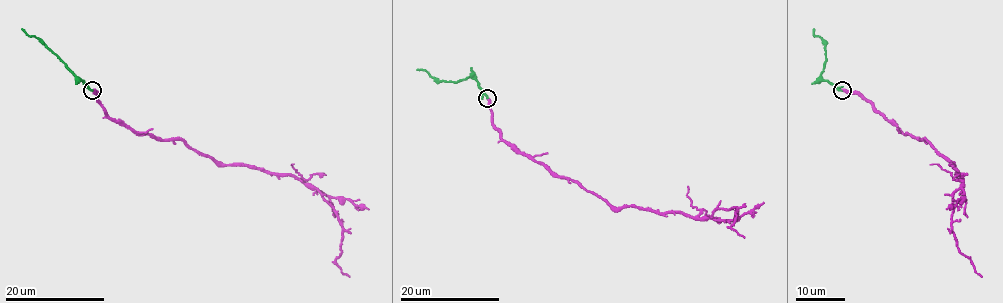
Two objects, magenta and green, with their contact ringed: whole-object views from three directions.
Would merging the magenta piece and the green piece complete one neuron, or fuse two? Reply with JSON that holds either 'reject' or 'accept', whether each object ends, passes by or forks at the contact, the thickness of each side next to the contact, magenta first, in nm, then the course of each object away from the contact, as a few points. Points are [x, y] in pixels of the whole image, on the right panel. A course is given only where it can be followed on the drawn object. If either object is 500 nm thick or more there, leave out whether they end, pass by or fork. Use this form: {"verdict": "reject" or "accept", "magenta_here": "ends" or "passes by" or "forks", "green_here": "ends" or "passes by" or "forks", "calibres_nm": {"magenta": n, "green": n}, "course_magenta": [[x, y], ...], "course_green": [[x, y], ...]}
{"verdict": "reject", "magenta_here": "ends", "green_here": "ends", "calibres_nm": {"magenta": 320, "green": 180}, "course_magenta": [[842, 90], [861, 95], [952, 164], [962, 184], [952, 197], [952, 228], [958, 249], [982, 277]], "course_green": [[842, 90], [822, 78], [826, 42], [814, 36], [813, 29]]}

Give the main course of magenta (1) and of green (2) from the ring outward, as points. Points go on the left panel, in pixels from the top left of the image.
1: (92, 90), (109, 117), (136, 132), (182, 139), (216, 163), (311, 184), (342, 228), (336, 262), (350, 277)
2: (92, 90), (36, 38), (21, 29)

